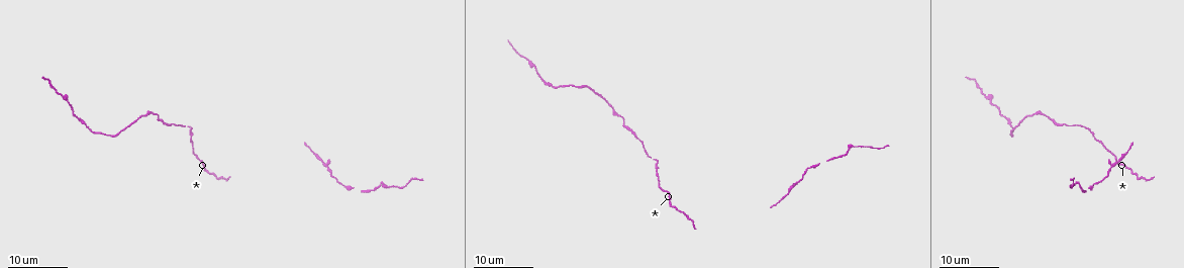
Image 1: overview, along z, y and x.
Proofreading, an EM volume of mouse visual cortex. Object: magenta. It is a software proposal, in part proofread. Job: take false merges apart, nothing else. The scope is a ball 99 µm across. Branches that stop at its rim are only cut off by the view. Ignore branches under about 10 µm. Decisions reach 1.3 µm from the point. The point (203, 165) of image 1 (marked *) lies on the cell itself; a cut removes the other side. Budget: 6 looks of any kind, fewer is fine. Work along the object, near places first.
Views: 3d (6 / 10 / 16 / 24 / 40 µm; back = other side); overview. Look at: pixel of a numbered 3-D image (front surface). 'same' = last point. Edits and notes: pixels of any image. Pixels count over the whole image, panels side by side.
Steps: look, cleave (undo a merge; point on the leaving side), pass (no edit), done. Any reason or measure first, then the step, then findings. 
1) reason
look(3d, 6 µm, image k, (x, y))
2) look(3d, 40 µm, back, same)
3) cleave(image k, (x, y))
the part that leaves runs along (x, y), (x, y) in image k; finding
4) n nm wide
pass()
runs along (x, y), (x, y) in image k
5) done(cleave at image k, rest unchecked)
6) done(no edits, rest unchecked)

sudden change in width
look(3d, 16 µm, image 1, (655, 161))

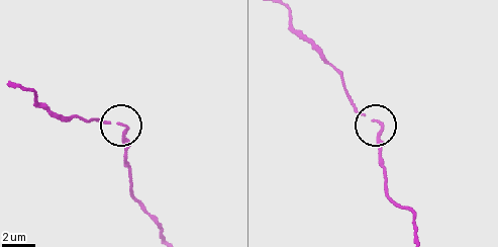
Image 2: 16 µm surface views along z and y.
look(3d, 10 µm, image 2, (382, 126))

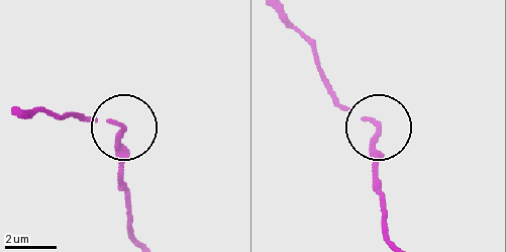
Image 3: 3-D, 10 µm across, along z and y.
pass()
runs along (133, 234), (118, 126), (71, 114) in image 3; all the same cell

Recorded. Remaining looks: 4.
thick turns thin
look(3d, 24 µm, image 1, (1042, 114))

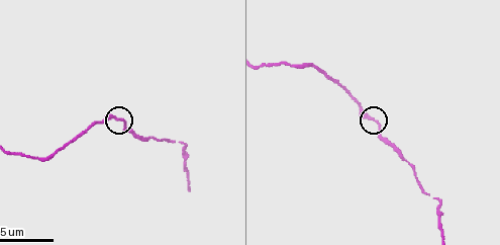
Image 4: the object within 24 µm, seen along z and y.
look(3d, 6 µm, image 4, (119, 119))

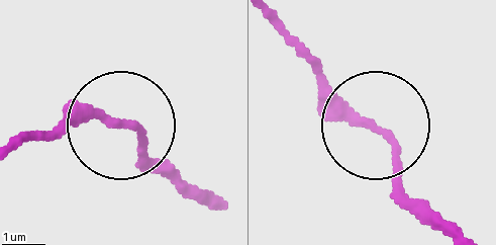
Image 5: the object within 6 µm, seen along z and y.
pass()
runs along (197, 196), (132, 128), (27, 135) in image 5; all the same cell

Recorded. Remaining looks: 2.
sudden change in width
look(3d, 16 µm, image 1, (86, 126))

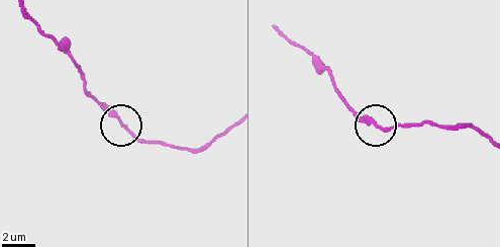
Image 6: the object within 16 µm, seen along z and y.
look(3d, 10 µm, image 6, (121, 122))

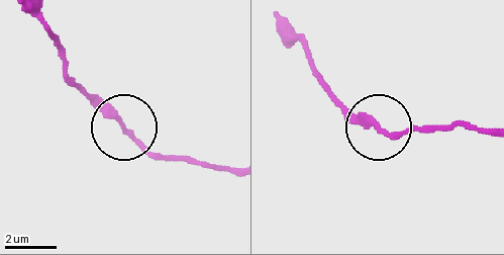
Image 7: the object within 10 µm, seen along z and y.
pass()
runs along (484, 131), (450, 123), (392, 131), (360, 117), (323, 80) in image 7; one cell here

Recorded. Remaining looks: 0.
done(no edits, rest unchecked)

